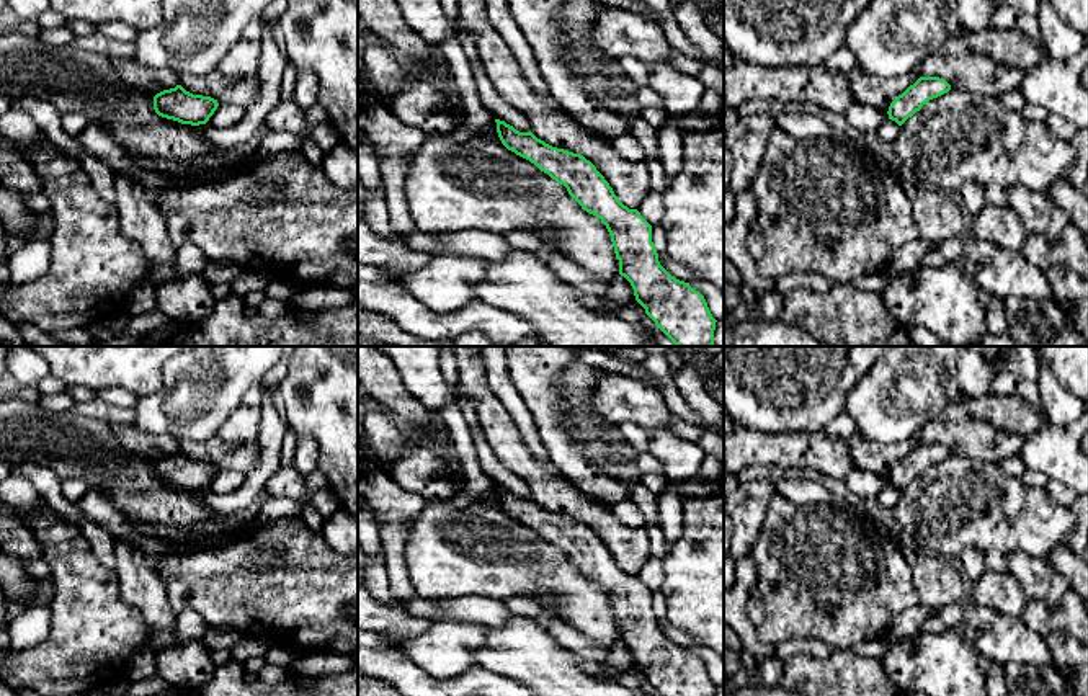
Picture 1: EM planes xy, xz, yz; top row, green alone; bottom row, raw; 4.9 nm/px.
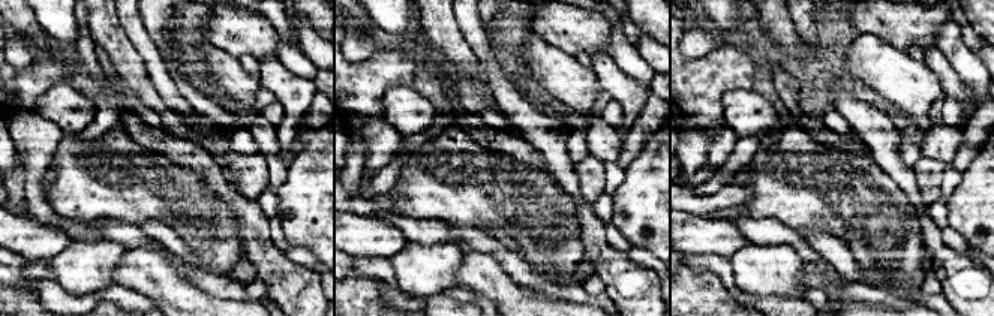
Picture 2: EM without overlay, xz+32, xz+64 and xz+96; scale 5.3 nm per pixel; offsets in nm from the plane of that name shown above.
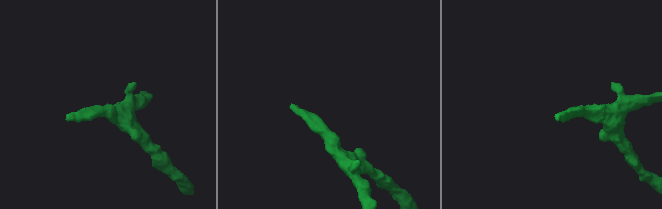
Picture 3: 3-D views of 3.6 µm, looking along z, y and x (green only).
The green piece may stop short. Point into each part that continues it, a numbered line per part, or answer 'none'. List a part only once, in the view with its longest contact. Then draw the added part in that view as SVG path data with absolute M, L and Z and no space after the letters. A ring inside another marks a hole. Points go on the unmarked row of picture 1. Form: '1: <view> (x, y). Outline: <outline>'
none

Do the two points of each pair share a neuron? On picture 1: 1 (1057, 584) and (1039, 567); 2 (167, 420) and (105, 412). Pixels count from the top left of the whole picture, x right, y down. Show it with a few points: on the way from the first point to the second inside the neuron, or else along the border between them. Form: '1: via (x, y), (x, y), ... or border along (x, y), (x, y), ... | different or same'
1: border along (1052, 571), (1049, 588), (1043, 600) | different
2: border along (131, 410), (133, 422) | different

